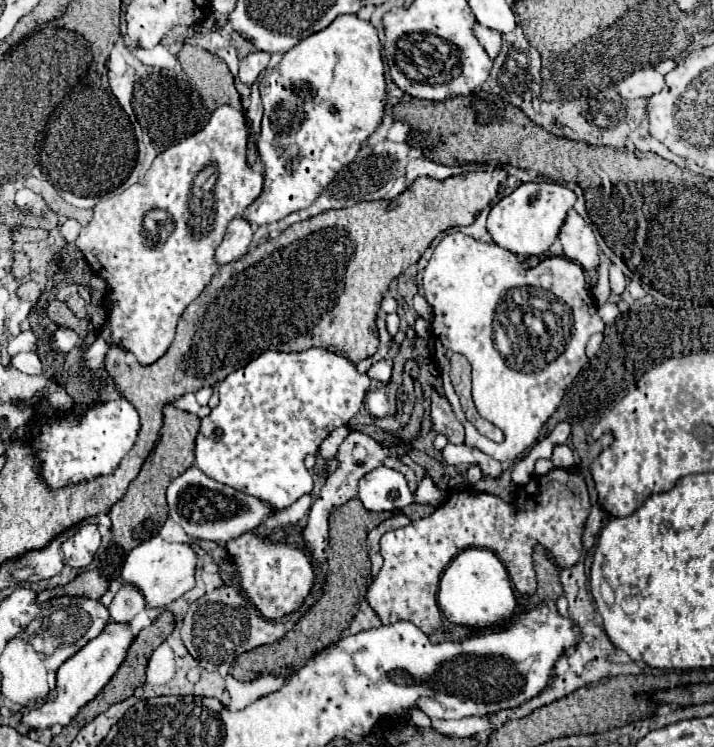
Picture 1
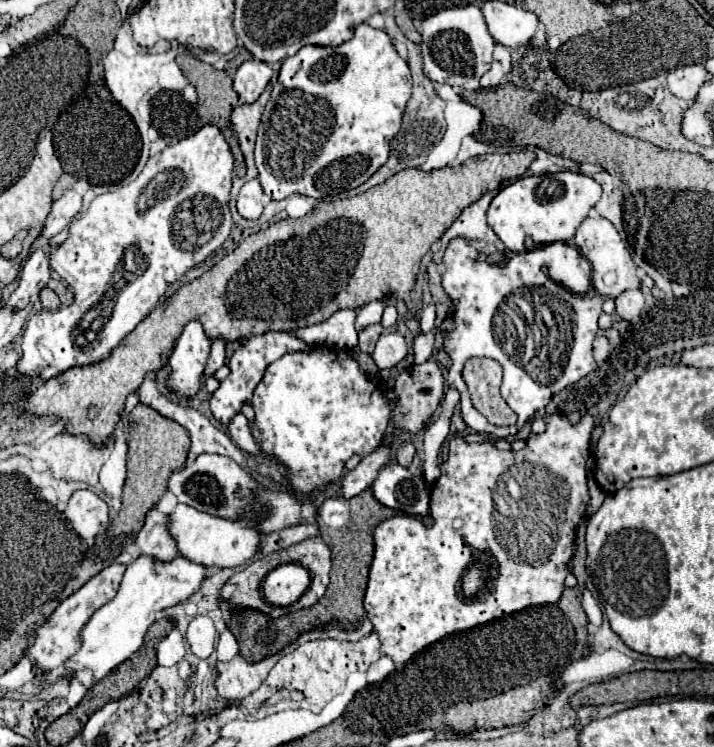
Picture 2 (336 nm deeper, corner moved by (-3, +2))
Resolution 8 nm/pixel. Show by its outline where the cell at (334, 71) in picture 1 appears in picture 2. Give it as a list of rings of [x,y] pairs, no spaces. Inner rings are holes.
[[[368,23],[358,25],[354,37],[338,47],[302,47],[282,63],[258,127],[256,167],[262,189],[276,201],[292,193],[324,199],[366,183],[388,161],[390,141],[400,131],[410,89],[408,63],[396,53],[390,37]]]

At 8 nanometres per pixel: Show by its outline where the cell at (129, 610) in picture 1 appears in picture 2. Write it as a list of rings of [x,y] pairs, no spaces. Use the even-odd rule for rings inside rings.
[[[158,507],[146,513],[146,523],[138,533],[136,545],[140,553],[158,557],[160,561],[172,561],[176,557],[176,541],[168,535],[168,515],[160,513]]]

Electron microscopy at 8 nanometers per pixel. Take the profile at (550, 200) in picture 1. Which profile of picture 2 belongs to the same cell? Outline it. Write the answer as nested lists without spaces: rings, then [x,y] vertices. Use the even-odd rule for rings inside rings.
[[[560,171],[556,175],[522,177],[506,185],[488,207],[488,225],[500,237],[500,241],[514,253],[530,251],[540,245],[556,241],[572,241],[582,219],[598,203],[602,195],[600,183],[592,177],[572,171]]]

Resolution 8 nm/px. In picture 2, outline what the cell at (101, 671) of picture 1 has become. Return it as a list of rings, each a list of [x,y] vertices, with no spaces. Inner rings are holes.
[[[180,553],[168,563],[160,563],[160,559],[152,559],[150,555],[140,555],[138,559],[134,559],[120,581],[116,597],[100,607],[82,629],[82,647],[64,663],[64,671],[68,675],[74,675],[82,669],[90,669],[94,671],[96,681],[104,679],[114,667],[130,659],[132,653],[140,649],[140,645],[144,643],[144,635],[154,623],[158,611],[186,601],[202,587],[206,571],[208,567],[184,559],[184,555]]]

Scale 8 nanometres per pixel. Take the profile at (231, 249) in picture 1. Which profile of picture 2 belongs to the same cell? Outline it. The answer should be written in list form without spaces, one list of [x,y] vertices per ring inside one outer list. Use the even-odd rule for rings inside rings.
[[[258,179],[246,181],[238,193],[238,213],[244,219],[258,219],[264,209],[262,195],[264,195],[264,191],[262,191]]]

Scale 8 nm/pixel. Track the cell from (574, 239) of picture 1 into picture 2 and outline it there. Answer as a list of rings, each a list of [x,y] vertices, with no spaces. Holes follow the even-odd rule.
[[[595,209],[589,211],[588,217],[582,221],[582,225],[576,231],[574,245],[584,253],[584,257],[592,263],[592,285],[602,297],[616,299],[622,291],[640,289],[640,279],[636,275],[636,265],[632,261],[630,251],[626,249],[620,233],[616,227],[600,216]]]

